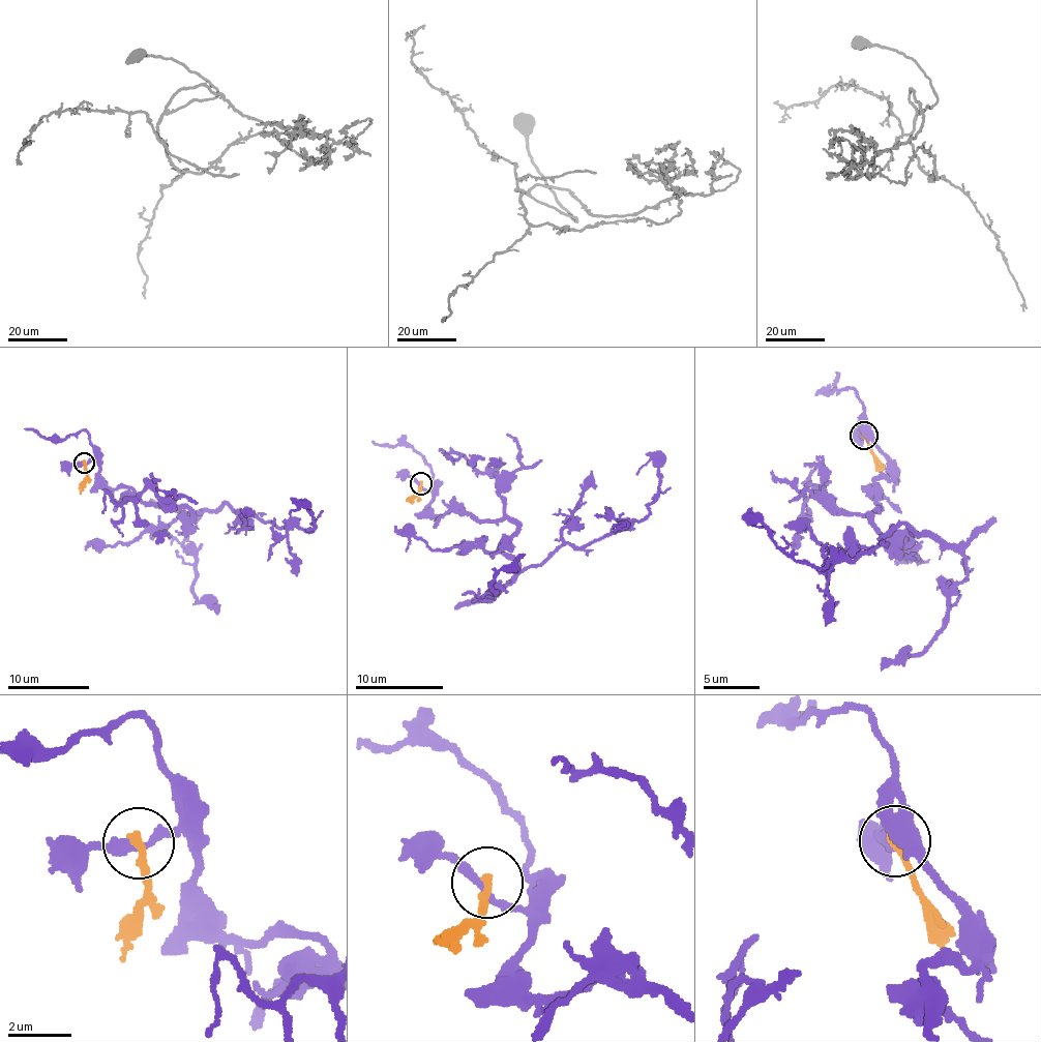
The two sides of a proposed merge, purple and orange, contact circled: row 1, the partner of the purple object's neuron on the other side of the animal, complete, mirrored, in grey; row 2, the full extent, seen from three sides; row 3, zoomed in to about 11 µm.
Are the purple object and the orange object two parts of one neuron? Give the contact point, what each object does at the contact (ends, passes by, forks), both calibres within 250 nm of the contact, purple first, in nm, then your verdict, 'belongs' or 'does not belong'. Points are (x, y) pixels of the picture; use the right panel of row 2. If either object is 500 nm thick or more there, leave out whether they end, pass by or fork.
(864, 435) | purple passes by | orange ends | 240/280 nm | does not belong

